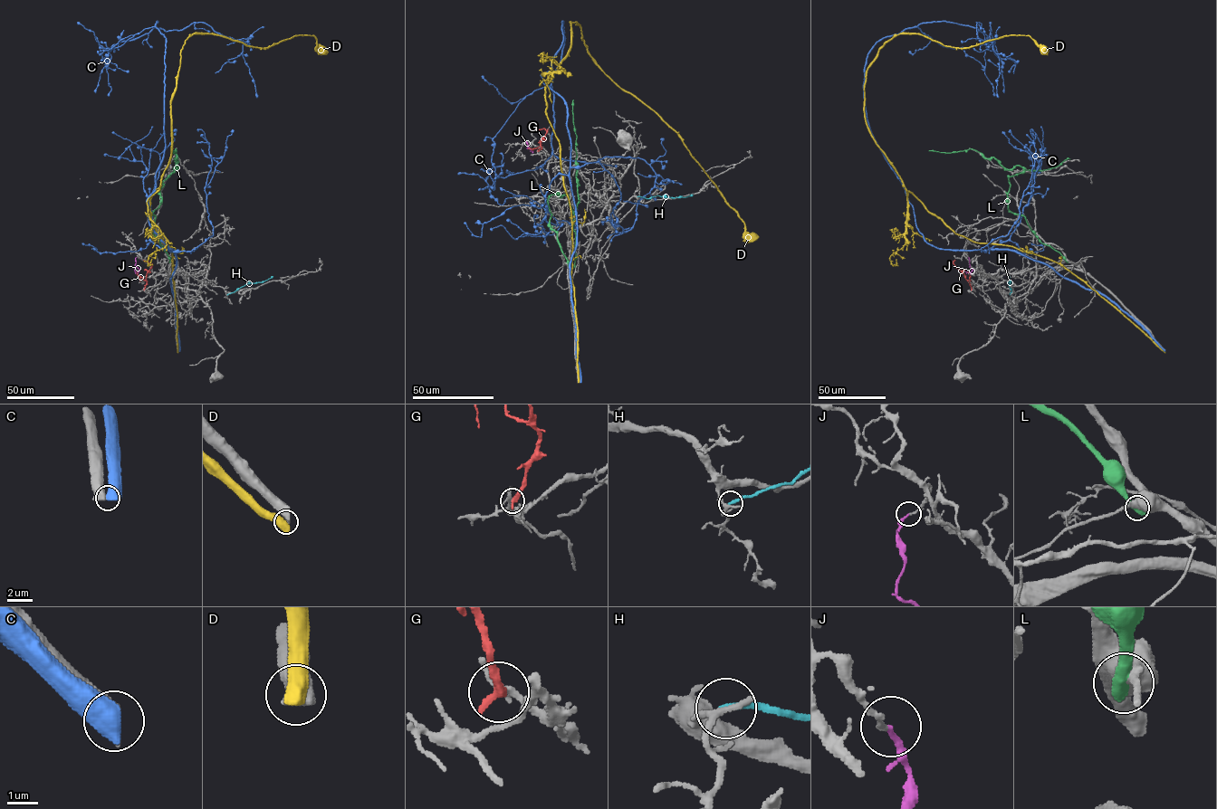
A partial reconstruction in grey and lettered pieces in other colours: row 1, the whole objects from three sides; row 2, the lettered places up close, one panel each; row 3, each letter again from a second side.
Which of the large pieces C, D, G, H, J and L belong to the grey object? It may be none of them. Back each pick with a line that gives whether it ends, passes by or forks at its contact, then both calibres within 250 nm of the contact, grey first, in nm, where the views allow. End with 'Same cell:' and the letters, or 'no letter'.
J: it ends; calibres 170 and 180 nm
Same cell: J

